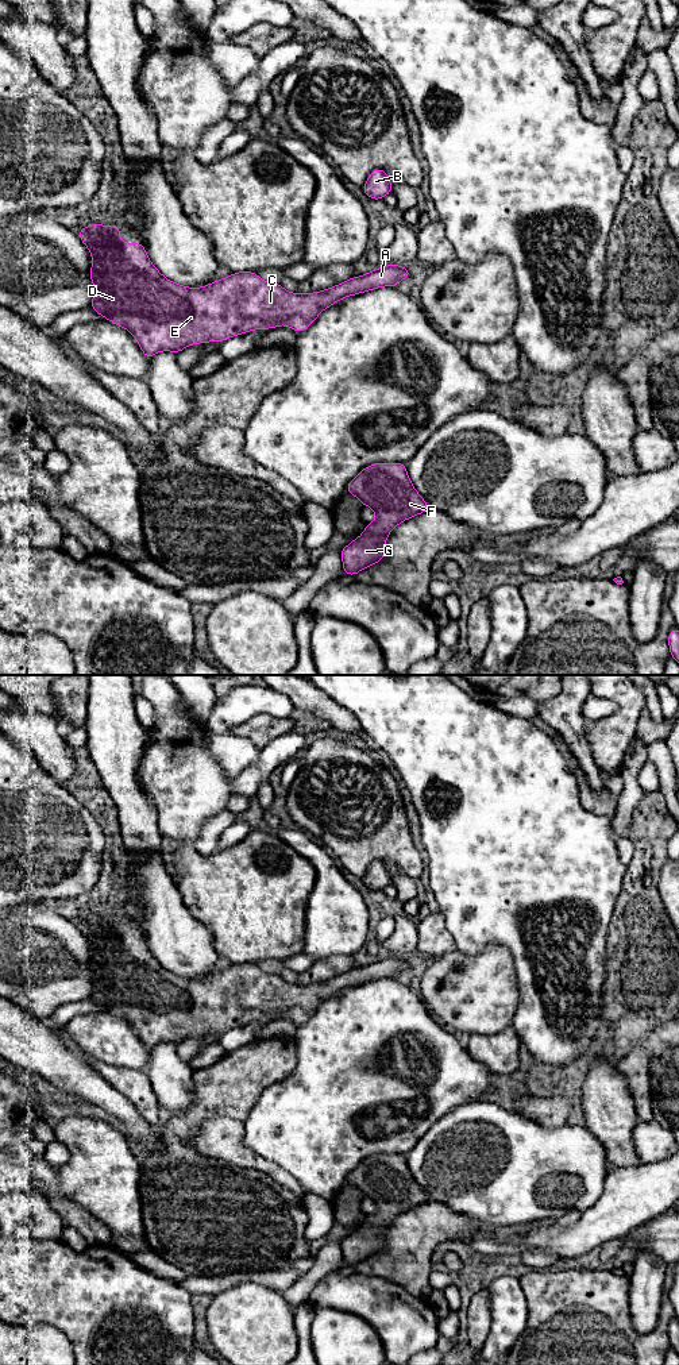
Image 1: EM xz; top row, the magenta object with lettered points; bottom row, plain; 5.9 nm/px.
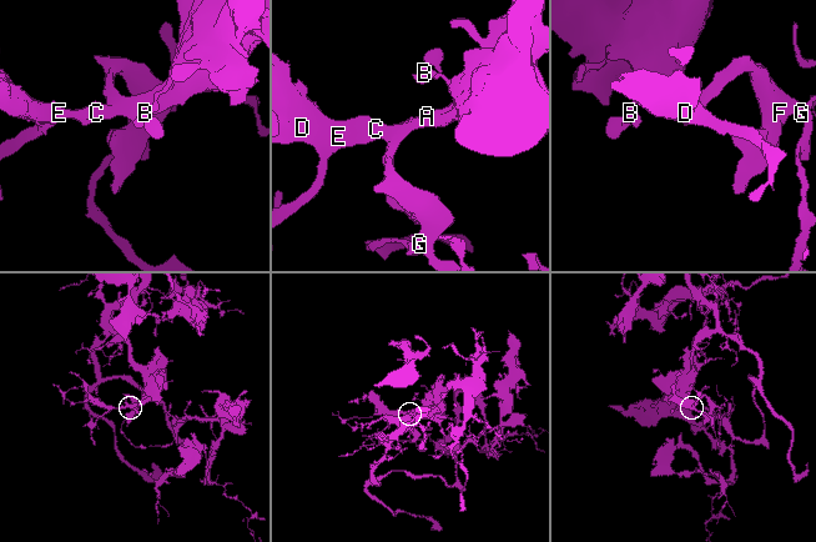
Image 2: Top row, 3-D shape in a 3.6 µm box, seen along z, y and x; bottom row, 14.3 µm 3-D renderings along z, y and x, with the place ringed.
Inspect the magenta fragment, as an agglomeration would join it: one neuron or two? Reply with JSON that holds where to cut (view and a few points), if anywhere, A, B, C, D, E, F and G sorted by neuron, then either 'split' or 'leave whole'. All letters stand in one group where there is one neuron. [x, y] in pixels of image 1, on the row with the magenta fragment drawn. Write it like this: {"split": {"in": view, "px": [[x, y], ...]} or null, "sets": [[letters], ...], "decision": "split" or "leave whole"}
{"split": null, "sets": [["A", "B", "C", "D", "E", "F", "G"]], "decision": "leave whole"}

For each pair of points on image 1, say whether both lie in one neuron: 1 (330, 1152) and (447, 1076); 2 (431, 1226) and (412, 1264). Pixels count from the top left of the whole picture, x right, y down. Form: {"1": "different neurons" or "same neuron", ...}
{"1": "same neuron", "2": "same neuron"}

